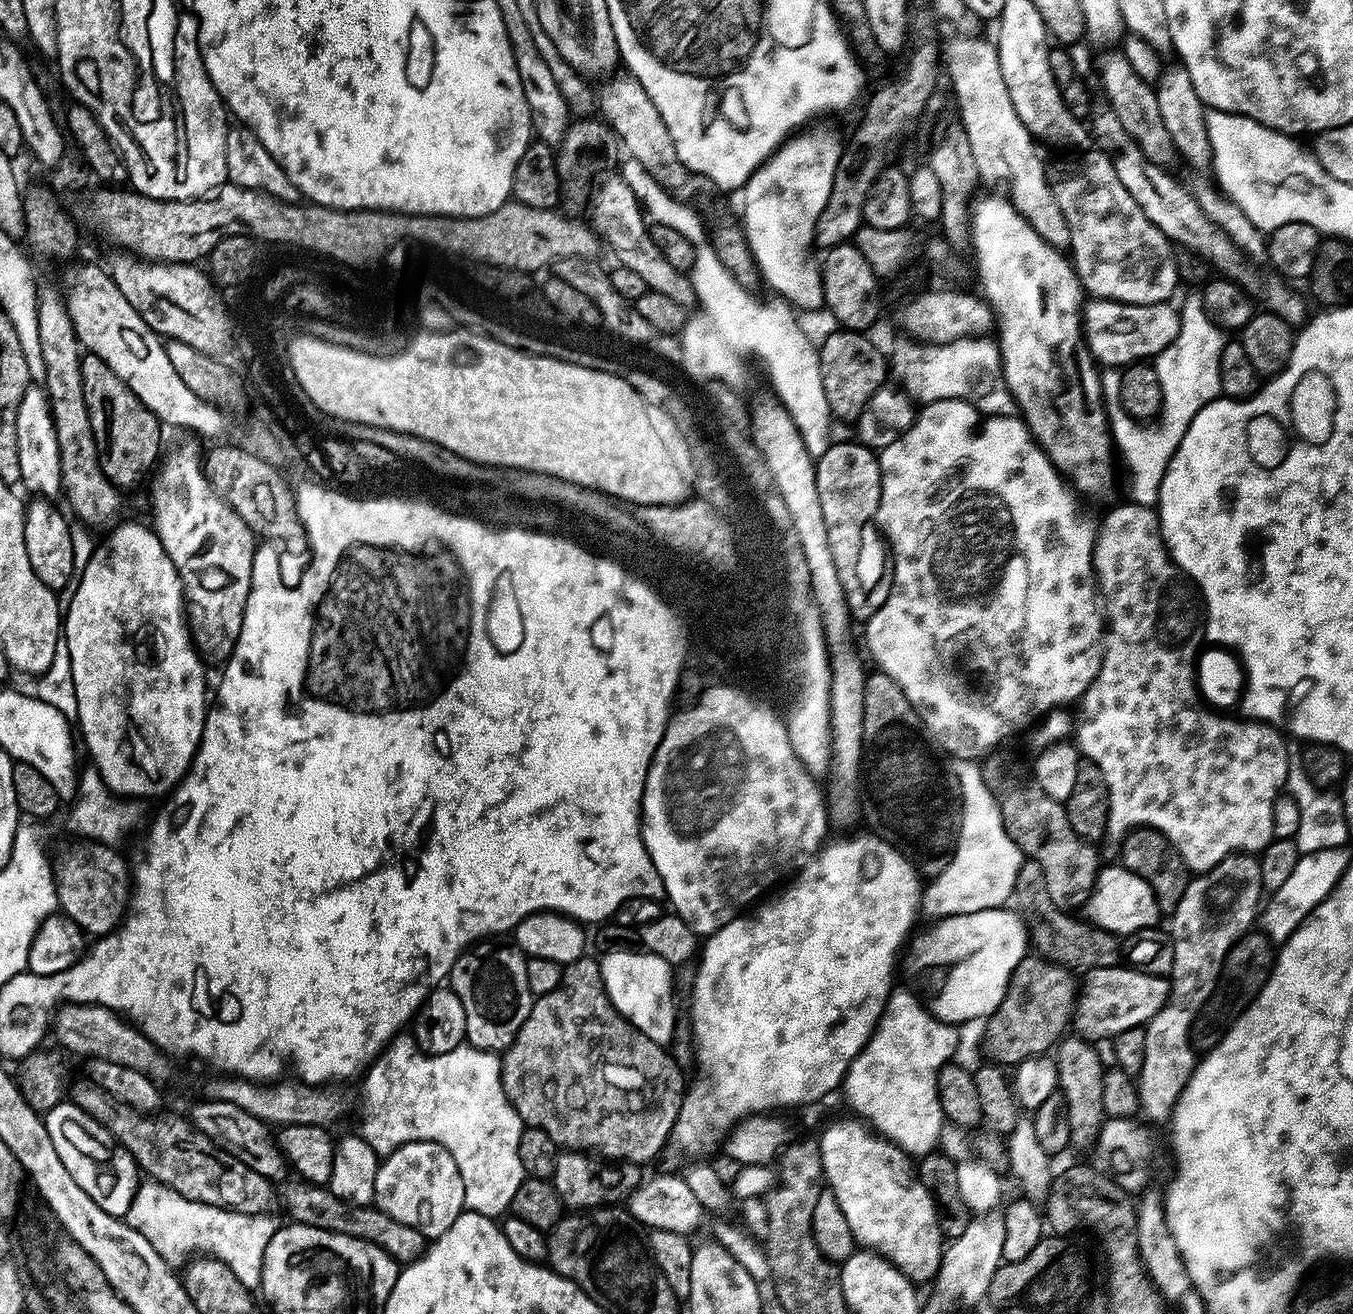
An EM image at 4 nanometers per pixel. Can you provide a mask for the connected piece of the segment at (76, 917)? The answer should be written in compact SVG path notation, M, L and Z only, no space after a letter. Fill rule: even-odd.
M74 838L54 852L59 911L70 917L89 937L108 935L123 921L130 904L130 864L111 844L91 838Z

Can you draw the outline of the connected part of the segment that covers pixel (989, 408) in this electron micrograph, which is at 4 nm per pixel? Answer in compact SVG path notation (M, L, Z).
M967 336L945 344L917 342L911 338L901 339L901 344L890 352L890 372L900 379L899 387L921 405L935 400L965 400L986 416L1015 416L1016 400L1004 381L1004 368L1000 364L1000 346L988 336Z

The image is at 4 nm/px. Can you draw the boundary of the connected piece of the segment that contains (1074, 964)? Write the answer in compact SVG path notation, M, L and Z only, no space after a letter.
M1040 904L1038 910L1031 913L1030 940L1035 947L1036 944L1040 947L1039 955L1069 970L1117 967L1122 960L1121 937L1096 928L1079 915L1074 915L1060 907L1053 907L1053 904Z

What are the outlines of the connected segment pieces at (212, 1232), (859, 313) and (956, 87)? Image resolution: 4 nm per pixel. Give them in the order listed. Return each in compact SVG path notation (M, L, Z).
M144 1182L136 1189L136 1196L127 1214L127 1219L139 1234L152 1243L162 1257L172 1258L176 1248L188 1252L197 1248L197 1253L222 1261L233 1271L234 1277L248 1290L255 1289L260 1282L262 1262L270 1238L274 1238L278 1221L275 1215L238 1214L229 1208L210 1206L178 1194L165 1184Z
M855 243L839 244L827 249L825 260L822 260L822 279L824 281L824 308L832 311L832 316L837 320L839 327L853 332L864 332L880 316L880 284L881 281L876 271L866 262Z
M948 36L942 40L942 68L948 71L952 79L952 92L956 95L956 104L960 107L959 121L964 125L966 137L974 148L974 158L981 169L988 168L992 176L1000 180L1008 180L1006 196L1026 222L1034 228L1050 246L1059 250L1069 247L1068 223L1058 210L1058 202L1054 202L1054 194L1048 185L1046 160L1040 157L1037 141L1022 126L1022 118L1014 110L1014 102L1010 102L1010 94L1006 90L1006 82L1002 78L1002 66L998 66L998 54L995 43L979 40L976 36Z

